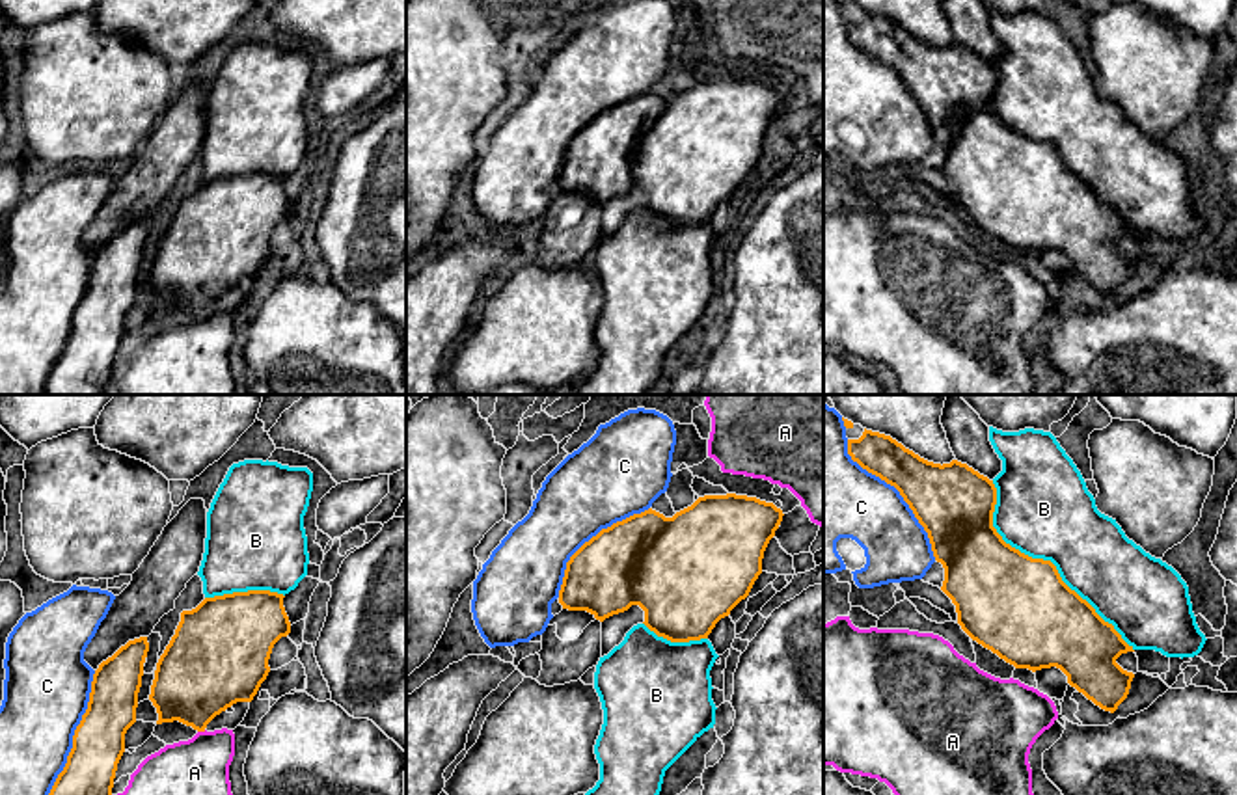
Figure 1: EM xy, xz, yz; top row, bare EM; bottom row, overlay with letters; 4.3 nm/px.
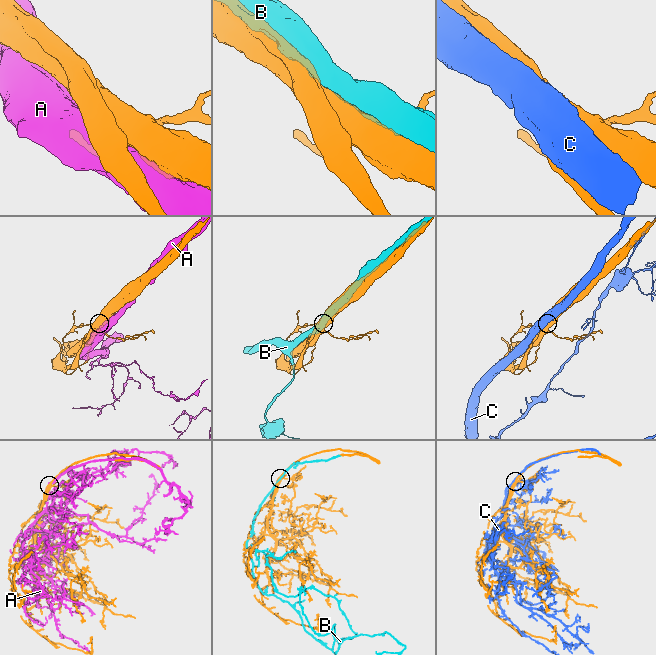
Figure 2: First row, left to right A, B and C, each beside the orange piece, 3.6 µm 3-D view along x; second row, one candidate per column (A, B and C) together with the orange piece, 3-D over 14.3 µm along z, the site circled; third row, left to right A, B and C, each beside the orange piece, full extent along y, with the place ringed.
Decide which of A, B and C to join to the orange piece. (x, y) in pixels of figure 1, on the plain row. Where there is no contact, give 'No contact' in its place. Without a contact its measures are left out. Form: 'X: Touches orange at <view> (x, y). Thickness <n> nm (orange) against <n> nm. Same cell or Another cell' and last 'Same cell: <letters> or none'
A: Touches orange at xy (202, 313). Thickness 380 nm (orange) against 380 nm. Another cell
B: Touches orange at yz (1042, 142). Thickness 440 nm (orange) against 420 nm. Same cell
C: Touches orange at xy (73, 324). Thickness 260 nm (orange) against 360 nm. Another cell
Same cell: B

